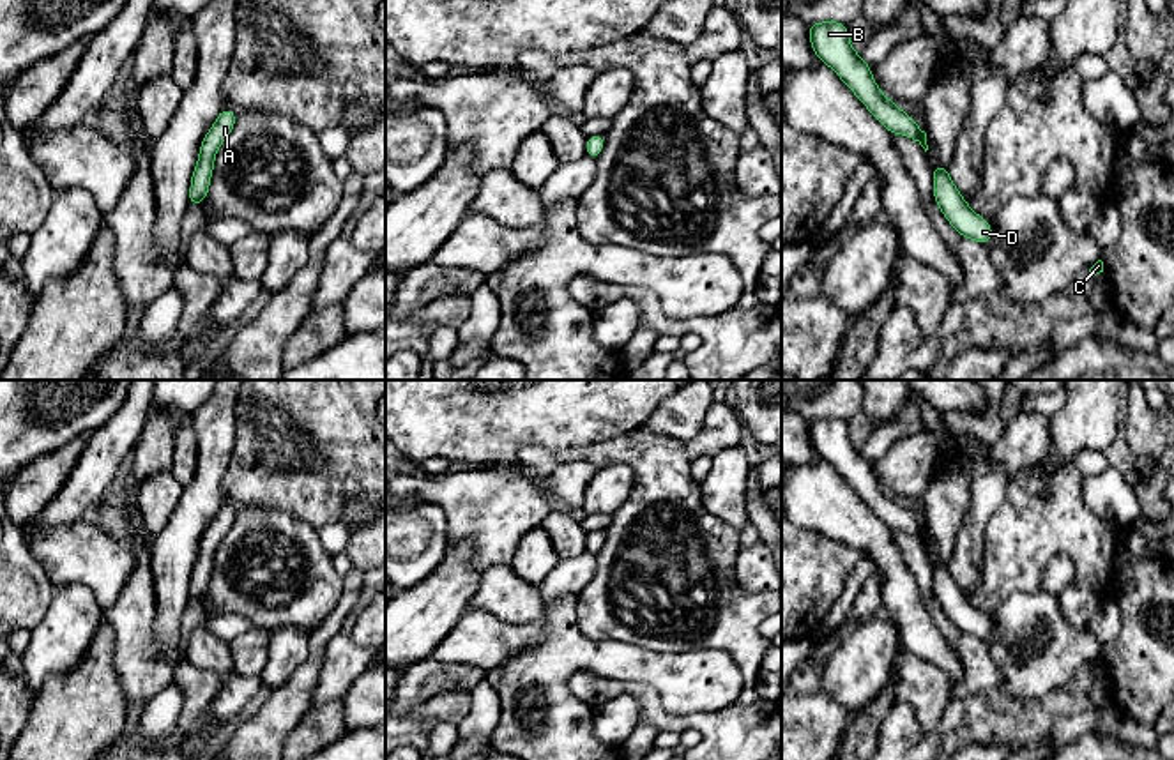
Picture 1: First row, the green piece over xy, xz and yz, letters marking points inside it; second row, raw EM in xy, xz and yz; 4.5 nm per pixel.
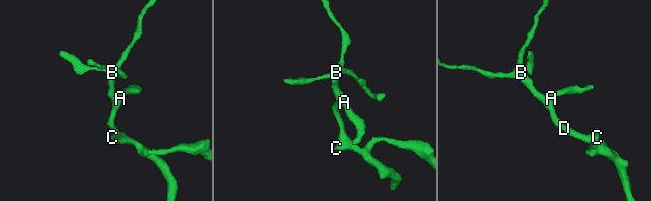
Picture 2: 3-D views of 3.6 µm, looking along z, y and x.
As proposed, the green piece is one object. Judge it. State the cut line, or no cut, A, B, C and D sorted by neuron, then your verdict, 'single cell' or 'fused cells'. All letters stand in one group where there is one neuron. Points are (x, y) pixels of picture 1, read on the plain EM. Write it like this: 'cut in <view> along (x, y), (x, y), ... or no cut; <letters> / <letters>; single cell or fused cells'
no cut; A B C D; single cell

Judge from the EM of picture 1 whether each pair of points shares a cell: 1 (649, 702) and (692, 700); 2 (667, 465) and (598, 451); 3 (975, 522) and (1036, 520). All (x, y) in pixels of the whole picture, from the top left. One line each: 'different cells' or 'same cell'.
1: different cells
2: same cell
3: different cells

